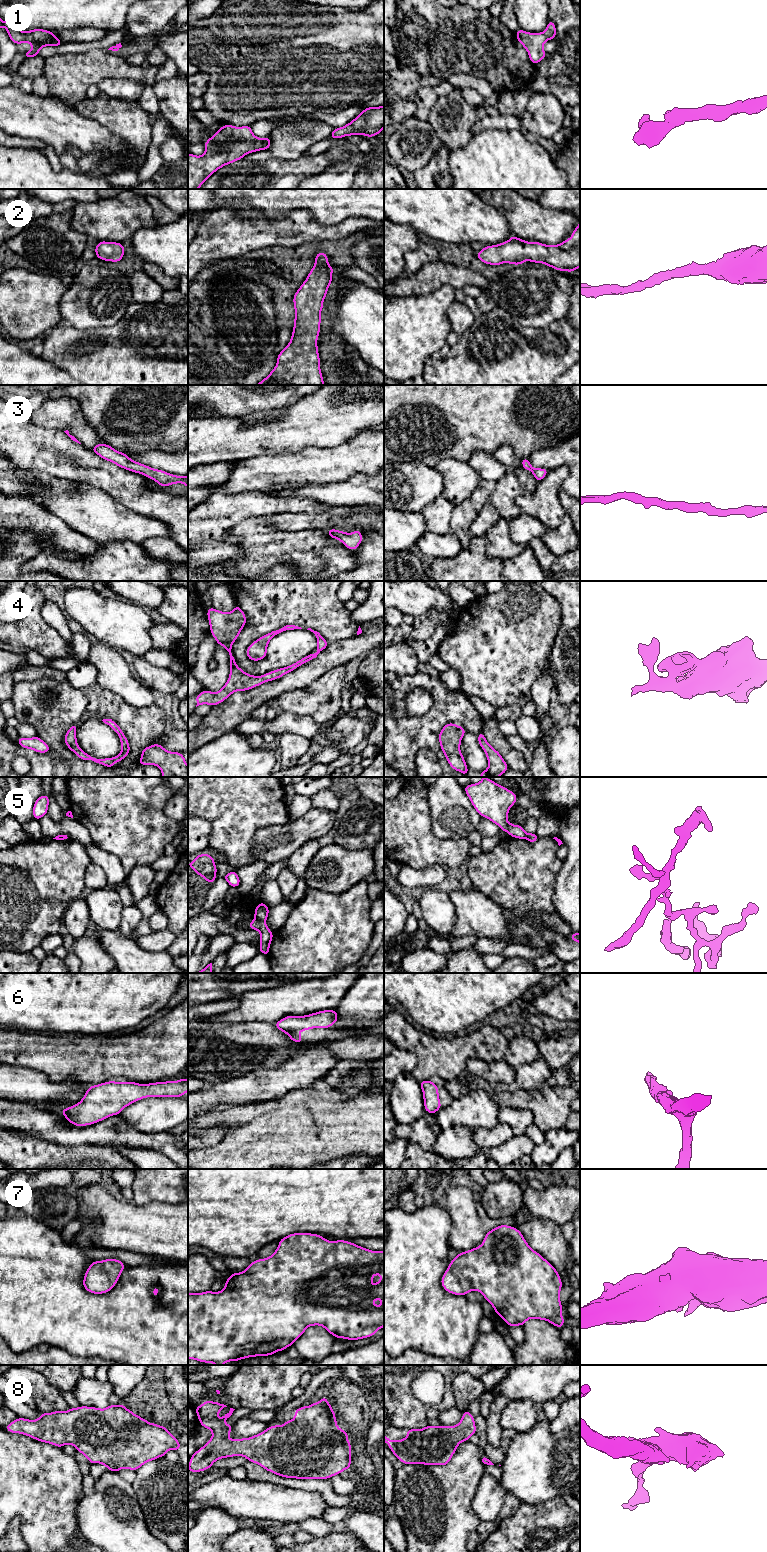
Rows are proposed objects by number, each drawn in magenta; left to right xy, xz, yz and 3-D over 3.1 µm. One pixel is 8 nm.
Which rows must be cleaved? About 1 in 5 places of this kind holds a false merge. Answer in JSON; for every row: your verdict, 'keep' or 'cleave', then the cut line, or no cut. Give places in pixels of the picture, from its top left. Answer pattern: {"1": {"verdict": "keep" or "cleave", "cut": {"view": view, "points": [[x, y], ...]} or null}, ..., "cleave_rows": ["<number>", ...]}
{"1": {"verdict": "keep", "cut": null}, "2": {"verdict": "keep", "cut": null}, "3": {"verdict": "keep", "cut": null}, "4": {"verdict": "keep", "cut": null}, "5": {"verdict": "cleave", "cut": {"view": "xz", "points": [[255, 917], [264, 921]]}}, "6": {"verdict": "keep", "cut": null}, "7": {"verdict": "keep", "cut": null}, "8": {"verdict": "keep", "cut": null}, "cleave_rows": ["5"]}

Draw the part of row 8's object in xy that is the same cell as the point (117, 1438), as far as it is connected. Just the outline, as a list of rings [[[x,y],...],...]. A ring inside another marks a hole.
[[[123,1404],[109,1405],[105,1409],[80,1406],[64,1412],[41,1413],[37,1420],[18,1417],[5,1429],[61,1448],[71,1444],[91,1464],[101,1463],[114,1472],[124,1468],[136,1471],[145,1463],[166,1456],[170,1449],[179,1451],[181,1447],[165,1426],[149,1423]]]

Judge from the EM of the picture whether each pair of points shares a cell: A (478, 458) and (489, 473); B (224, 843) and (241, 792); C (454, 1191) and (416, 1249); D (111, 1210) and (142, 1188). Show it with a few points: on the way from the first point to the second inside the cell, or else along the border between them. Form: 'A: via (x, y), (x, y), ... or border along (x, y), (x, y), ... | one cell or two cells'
A: via (482, 462), (489, 469) | one cell
B: via (233, 830), (236, 805) | one cell
C: border along (444, 1209), (449, 1215), (450, 1232) | two cells
D: border along (156, 1201), (142, 1205), (135, 1205), (132, 1202) | two cells

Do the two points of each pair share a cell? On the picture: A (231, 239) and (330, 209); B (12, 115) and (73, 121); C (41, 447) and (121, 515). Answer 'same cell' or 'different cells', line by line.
A: different cells
B: same cell
C: different cells

